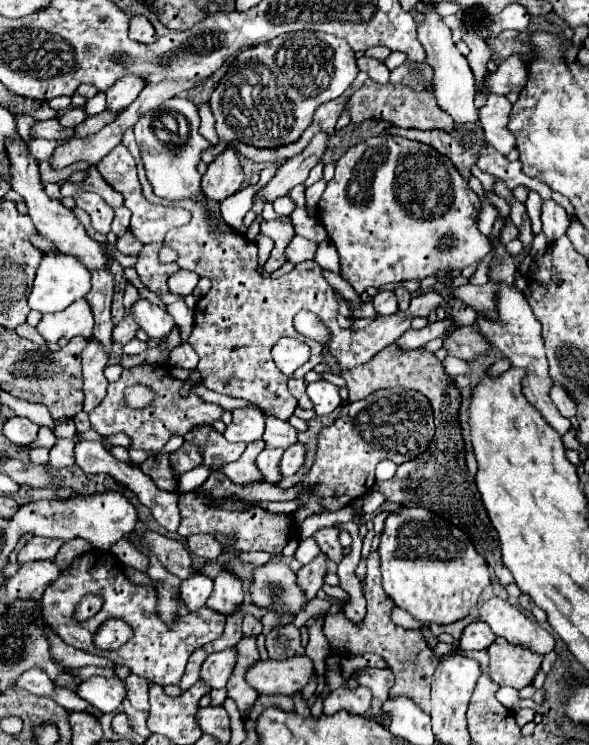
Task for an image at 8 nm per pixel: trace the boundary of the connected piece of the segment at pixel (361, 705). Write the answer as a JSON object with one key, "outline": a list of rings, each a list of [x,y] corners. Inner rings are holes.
{"outline":[[[340,686],[328,694],[324,700],[324,714],[334,714],[338,710],[348,710],[350,714],[366,714],[370,710],[372,692],[366,686]]]}

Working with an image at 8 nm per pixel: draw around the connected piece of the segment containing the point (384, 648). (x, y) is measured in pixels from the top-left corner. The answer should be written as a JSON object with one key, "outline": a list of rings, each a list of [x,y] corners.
{"outline":[[[370,552],[366,562],[366,578],[362,582],[364,598],[368,600],[366,616],[362,622],[352,622],[344,616],[344,612],[326,614],[322,632],[328,638],[330,650],[336,654],[378,654],[386,660],[388,668],[396,676],[396,684],[390,690],[390,698],[406,696],[412,698],[424,712],[430,712],[430,678],[438,666],[438,662],[446,656],[436,656],[434,650],[426,644],[426,640],[420,636],[418,630],[404,630],[396,626],[390,620],[390,610],[394,602],[388,598],[388,594],[382,588],[382,576],[380,576],[380,558],[378,552]]]}

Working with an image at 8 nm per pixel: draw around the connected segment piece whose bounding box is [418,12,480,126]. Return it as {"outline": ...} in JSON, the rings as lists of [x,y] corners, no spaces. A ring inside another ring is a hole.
{"outline":[[[424,12],[424,16],[426,16],[426,20],[418,28],[418,40],[420,40],[420,44],[426,50],[426,62],[434,70],[434,82],[432,82],[432,86],[436,90],[438,106],[454,118],[456,126],[476,124],[480,120],[478,118],[480,110],[474,104],[474,100],[476,100],[476,82],[474,82],[472,70],[470,70],[466,58],[454,46],[452,36],[450,36],[450,28],[444,26],[442,18],[436,12]]]}

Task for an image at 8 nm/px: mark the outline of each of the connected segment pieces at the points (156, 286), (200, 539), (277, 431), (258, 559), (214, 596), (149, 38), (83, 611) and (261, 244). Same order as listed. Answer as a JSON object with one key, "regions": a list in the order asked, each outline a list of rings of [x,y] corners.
{"regions":[[[[148,244],[142,248],[140,256],[138,256],[138,262],[136,262],[136,272],[138,272],[138,278],[140,282],[150,290],[154,292],[156,296],[164,296],[170,292],[168,288],[168,276],[172,272],[178,270],[178,266],[172,262],[172,264],[160,264],[158,262],[158,250],[162,248],[162,244]]],[[[212,534],[188,536],[188,546],[196,556],[202,556],[204,560],[216,560],[222,554],[222,544]]],[[[264,413],[266,416],[266,432],[262,440],[266,442],[266,448],[282,448],[286,450],[296,442],[296,428],[288,422],[280,422],[280,418]]],[[[244,552],[240,558],[243,564],[260,566],[267,563],[274,556],[267,552]]],[[[222,568],[214,580],[214,592],[210,594],[206,606],[228,616],[240,606],[242,598],[244,598],[242,580],[232,570]]],[[[132,16],[130,18],[130,38],[136,42],[154,42],[156,40],[156,30],[148,22],[146,16]]],[[[86,596],[86,598],[82,598],[82,602],[80,602],[78,608],[76,608],[76,620],[88,620],[88,618],[94,616],[100,608],[102,608],[100,596]]],[[[261,234],[256,237],[255,242],[259,249],[258,264],[263,266],[270,256],[270,253],[274,247],[274,242],[268,236]]]]}

